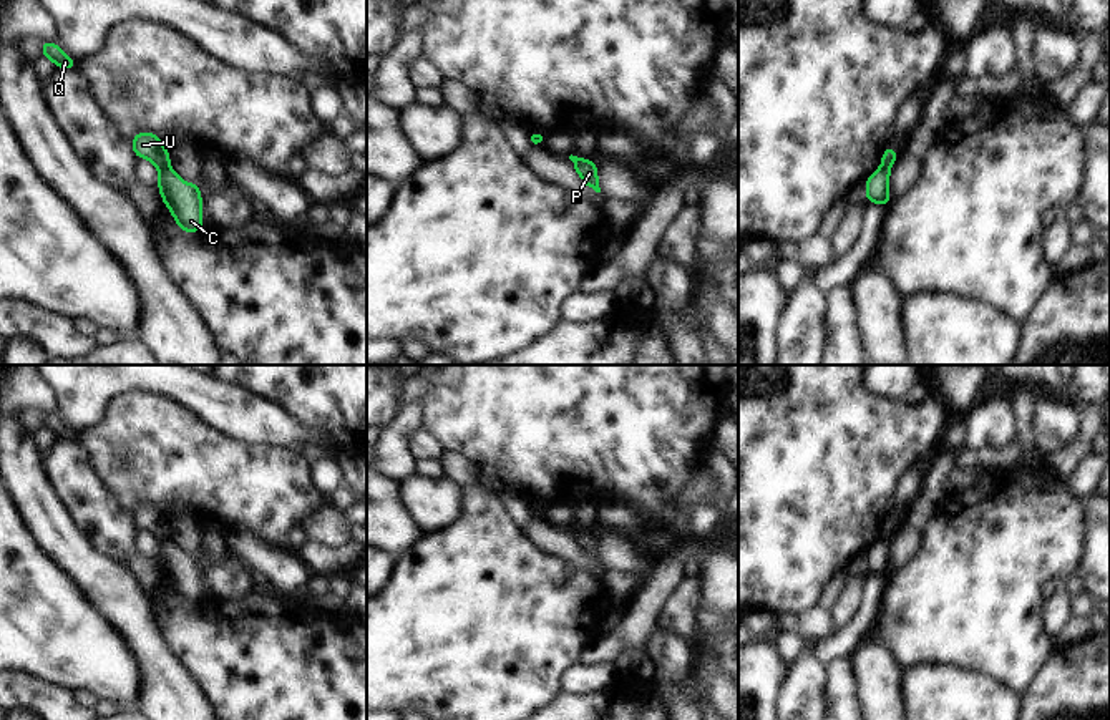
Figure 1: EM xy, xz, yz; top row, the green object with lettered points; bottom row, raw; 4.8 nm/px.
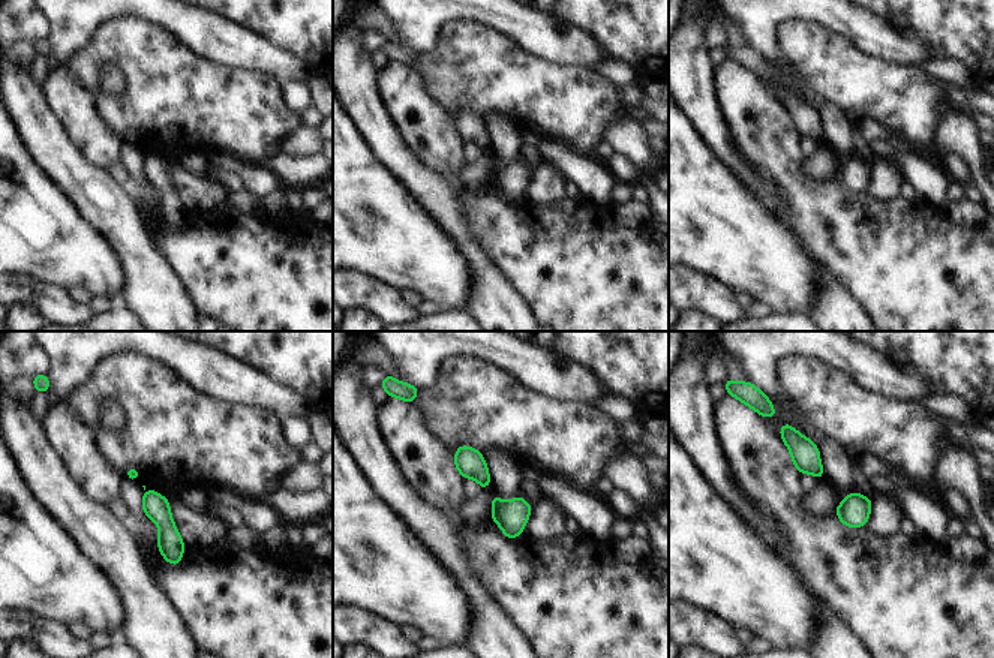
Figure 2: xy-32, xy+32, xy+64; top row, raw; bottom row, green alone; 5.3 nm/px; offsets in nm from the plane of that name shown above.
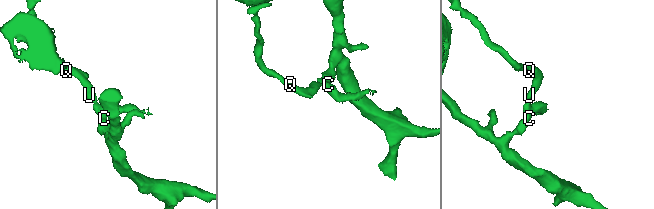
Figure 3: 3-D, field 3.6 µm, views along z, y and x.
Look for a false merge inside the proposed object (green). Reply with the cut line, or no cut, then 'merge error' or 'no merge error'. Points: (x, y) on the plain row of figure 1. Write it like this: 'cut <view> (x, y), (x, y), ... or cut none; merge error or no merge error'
cut xy (168, 538), (160, 546); merge error

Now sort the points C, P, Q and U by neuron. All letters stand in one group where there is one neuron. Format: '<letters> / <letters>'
C P / Q U

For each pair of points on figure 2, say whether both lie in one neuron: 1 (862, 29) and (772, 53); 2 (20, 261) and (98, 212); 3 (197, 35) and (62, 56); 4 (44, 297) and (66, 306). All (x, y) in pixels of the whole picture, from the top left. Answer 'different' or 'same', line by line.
1: same
2: different
3: same
4: same

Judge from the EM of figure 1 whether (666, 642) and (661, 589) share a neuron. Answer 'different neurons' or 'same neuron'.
different neurons

